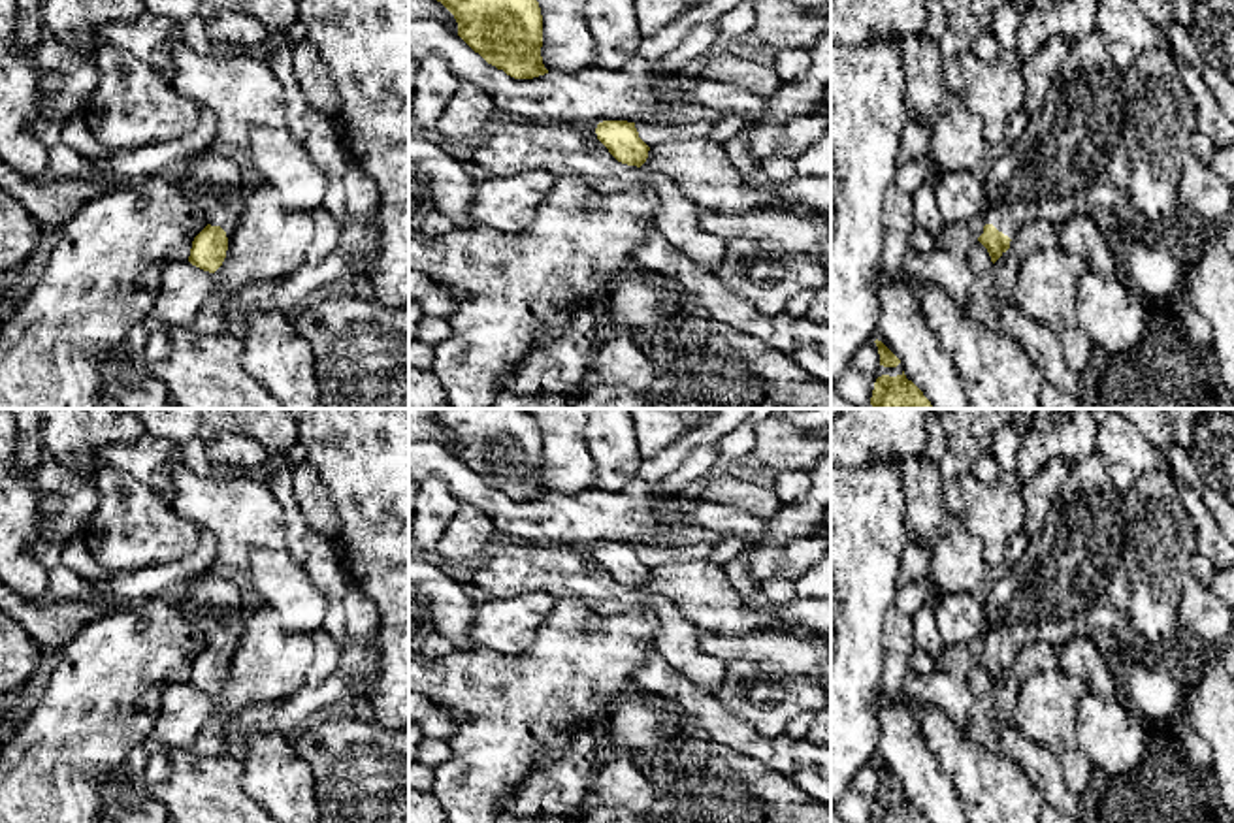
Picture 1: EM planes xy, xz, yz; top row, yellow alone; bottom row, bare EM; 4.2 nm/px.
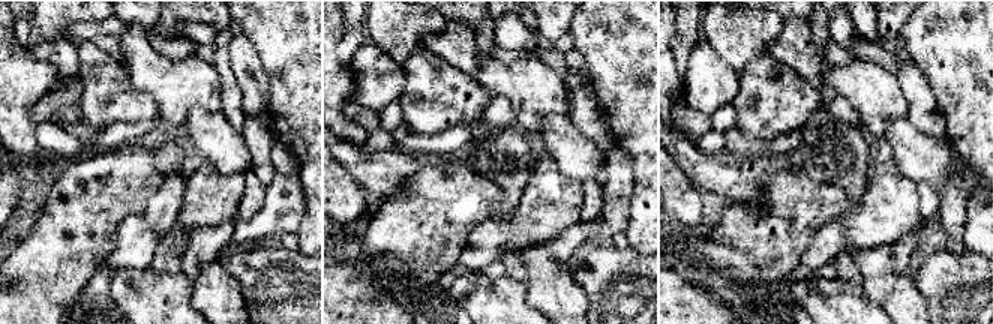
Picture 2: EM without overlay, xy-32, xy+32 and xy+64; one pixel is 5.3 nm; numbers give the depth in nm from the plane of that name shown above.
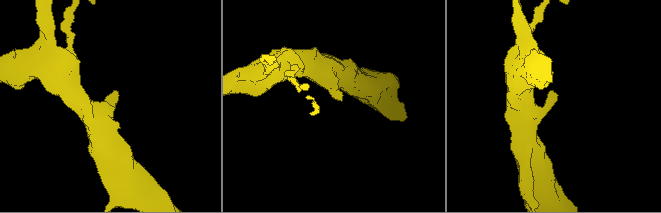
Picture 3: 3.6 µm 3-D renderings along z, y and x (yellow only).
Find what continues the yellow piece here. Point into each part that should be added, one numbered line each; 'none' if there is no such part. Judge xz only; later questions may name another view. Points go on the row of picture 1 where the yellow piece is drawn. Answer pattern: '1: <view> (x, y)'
none

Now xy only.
1: xy (219, 185)

